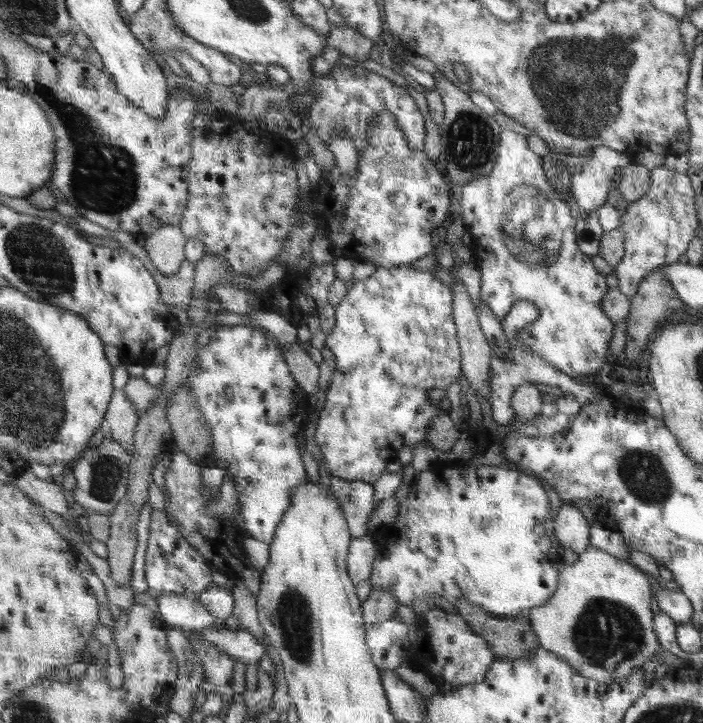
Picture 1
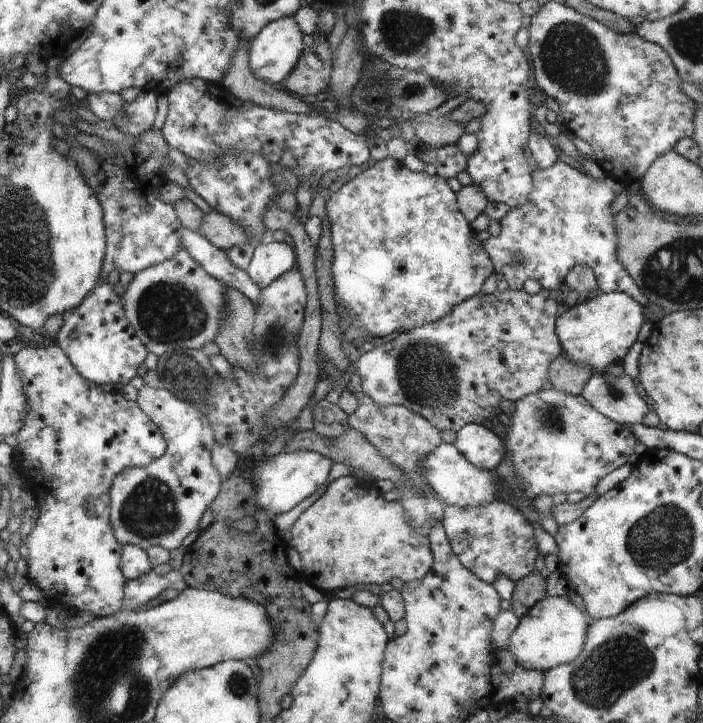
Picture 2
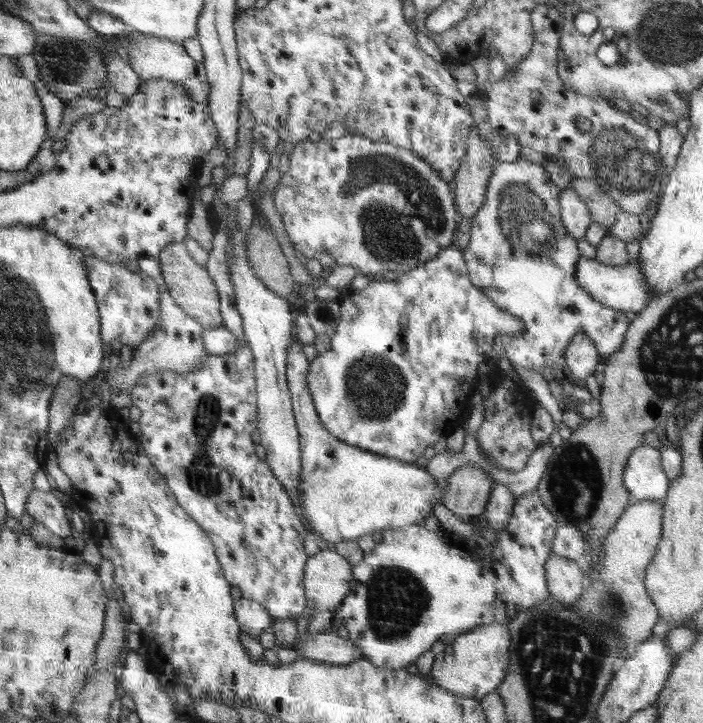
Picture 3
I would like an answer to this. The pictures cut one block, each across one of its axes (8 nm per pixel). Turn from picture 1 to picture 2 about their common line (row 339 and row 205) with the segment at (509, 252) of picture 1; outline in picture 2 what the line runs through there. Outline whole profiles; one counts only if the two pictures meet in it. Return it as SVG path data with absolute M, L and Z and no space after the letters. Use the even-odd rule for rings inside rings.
M558 159L552 168L546 170L536 169L535 190L526 203L518 208L511 208L510 212L499 220L500 234L485 240L484 248L491 253L491 259L495 261L496 272L500 272L504 280L508 282L510 290L520 290L526 280L536 280L541 290L556 290L562 282L566 282L567 275L576 264L588 266L598 282L602 292L619 292L633 296L640 304L648 305L647 295L636 284L631 273L620 264L618 257L618 233L615 229L615 218L612 218L610 206L612 200L619 198L628 187L620 184L615 178L596 179L590 175L580 174L574 167ZM516 254L522 256L522 262L516 262Z

